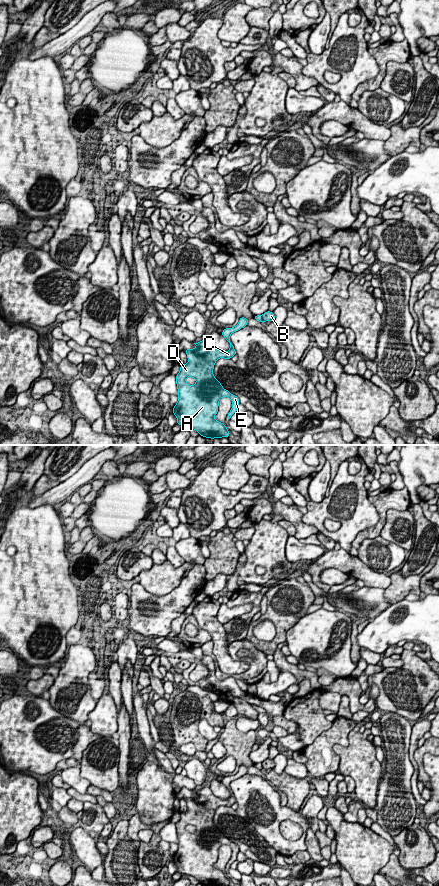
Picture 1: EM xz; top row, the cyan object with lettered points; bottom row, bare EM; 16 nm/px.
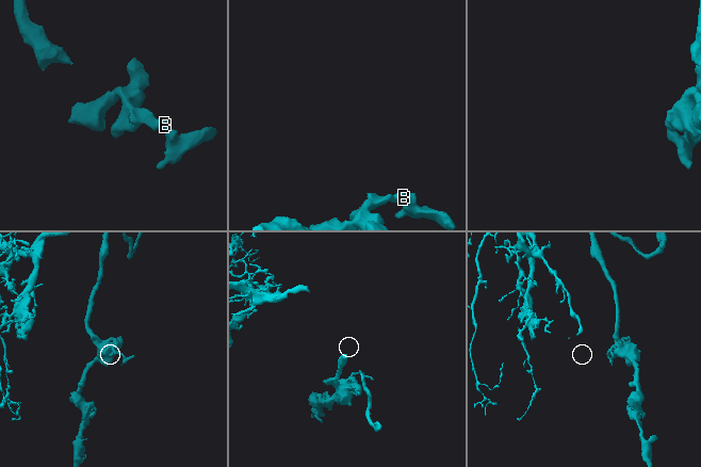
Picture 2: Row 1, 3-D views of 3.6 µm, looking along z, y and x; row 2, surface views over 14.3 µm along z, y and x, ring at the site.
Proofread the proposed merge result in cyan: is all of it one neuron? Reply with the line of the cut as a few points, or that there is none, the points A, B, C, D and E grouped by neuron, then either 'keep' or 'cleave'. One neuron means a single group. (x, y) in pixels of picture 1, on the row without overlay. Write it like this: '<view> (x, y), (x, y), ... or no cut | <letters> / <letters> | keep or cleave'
xz (261, 763), (263, 769) | A C D E / B | cleave

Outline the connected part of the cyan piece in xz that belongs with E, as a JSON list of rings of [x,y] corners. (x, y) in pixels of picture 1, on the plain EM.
[[[241,765],[238,772],[226,776],[222,783],[229,790],[230,797],[226,800],[216,797],[209,787],[203,787],[193,797],[185,797],[188,811],[180,814],[176,823],[178,849],[173,856],[177,872],[196,878],[206,886],[229,886],[227,875],[214,867],[218,860],[219,848],[228,845],[232,849],[232,856],[227,868],[237,860],[239,846],[222,835],[215,826],[213,817],[215,810],[220,807],[231,807],[236,798],[230,788],[230,783],[248,772],[248,767]]]

